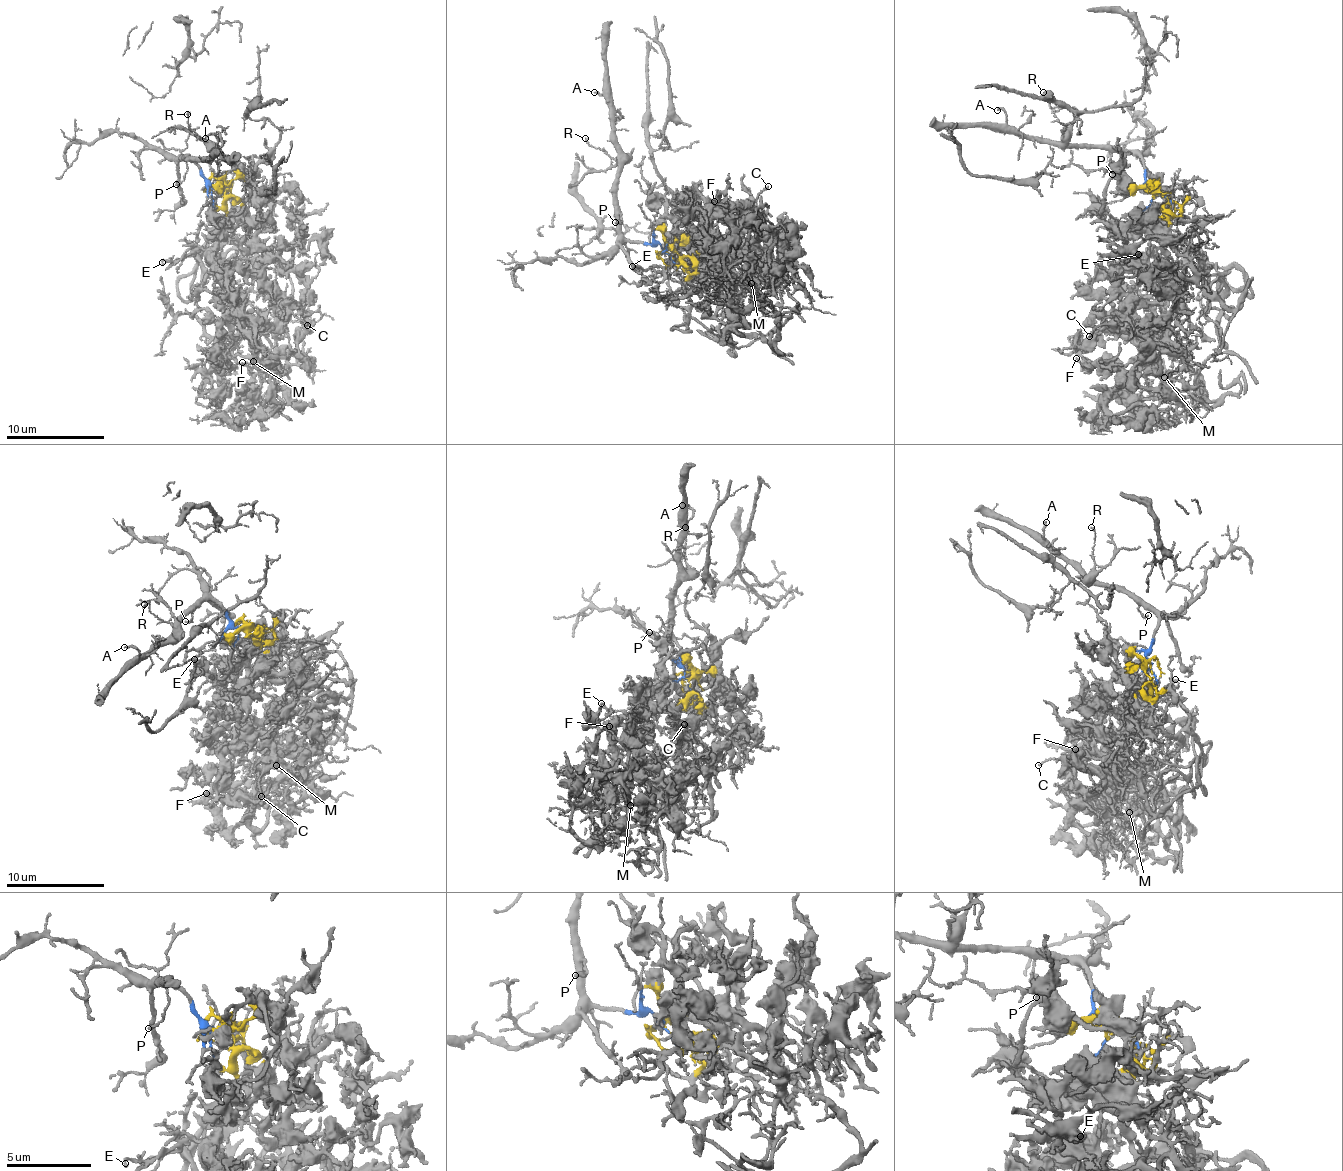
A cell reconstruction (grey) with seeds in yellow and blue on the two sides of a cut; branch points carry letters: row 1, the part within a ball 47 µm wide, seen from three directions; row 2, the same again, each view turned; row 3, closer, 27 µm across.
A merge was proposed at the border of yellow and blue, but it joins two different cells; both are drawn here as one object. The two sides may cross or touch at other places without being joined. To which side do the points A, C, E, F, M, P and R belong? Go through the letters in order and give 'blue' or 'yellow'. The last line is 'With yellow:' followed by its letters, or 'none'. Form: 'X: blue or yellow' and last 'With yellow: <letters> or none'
A: blue
C: yellow
E: yellow
F: yellow
M: yellow
P: blue
R: blue
With yellow: C, E, F, M

